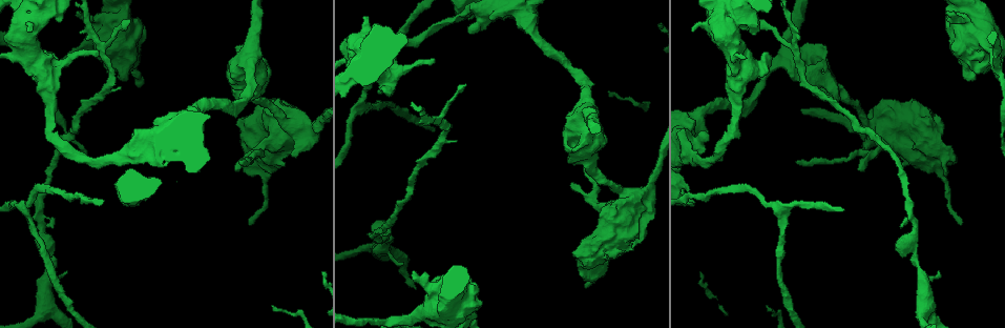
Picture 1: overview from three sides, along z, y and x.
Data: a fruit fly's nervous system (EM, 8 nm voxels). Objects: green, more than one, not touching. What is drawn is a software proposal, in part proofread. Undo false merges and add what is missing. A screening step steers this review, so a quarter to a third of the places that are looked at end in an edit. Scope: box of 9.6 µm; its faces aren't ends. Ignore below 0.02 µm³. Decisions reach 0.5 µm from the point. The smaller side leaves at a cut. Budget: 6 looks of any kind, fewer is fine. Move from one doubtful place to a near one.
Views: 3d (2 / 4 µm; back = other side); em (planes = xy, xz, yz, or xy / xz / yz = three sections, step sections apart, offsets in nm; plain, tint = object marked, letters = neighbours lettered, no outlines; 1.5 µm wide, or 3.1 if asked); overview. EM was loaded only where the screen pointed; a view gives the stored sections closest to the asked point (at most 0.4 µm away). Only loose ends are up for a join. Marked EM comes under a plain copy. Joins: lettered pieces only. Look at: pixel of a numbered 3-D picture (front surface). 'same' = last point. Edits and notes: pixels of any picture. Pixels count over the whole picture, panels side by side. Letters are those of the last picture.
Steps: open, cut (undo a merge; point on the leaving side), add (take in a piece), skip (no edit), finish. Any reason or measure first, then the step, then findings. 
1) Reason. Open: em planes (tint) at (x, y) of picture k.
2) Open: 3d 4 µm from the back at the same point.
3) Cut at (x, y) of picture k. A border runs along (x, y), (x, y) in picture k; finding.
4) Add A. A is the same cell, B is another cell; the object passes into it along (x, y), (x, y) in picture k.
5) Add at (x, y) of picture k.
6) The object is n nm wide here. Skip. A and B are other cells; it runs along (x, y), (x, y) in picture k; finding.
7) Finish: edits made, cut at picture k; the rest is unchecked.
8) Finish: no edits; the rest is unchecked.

Stops while still wide. Open: 3d 4 µm at (912, 100) of picture 1.

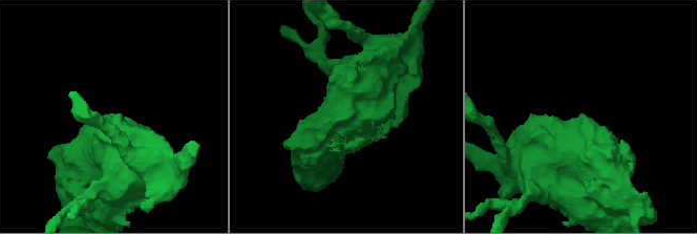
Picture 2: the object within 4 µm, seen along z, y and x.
Open: em xy step 8 (tint) at (586, 116) of picture 2.

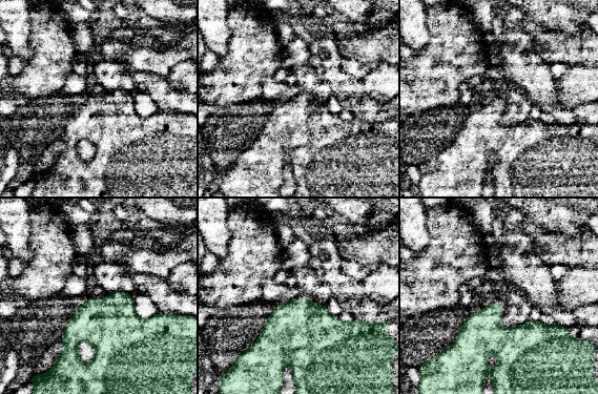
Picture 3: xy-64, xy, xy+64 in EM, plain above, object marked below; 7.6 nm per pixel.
Open: em planes (letters) at the same point.

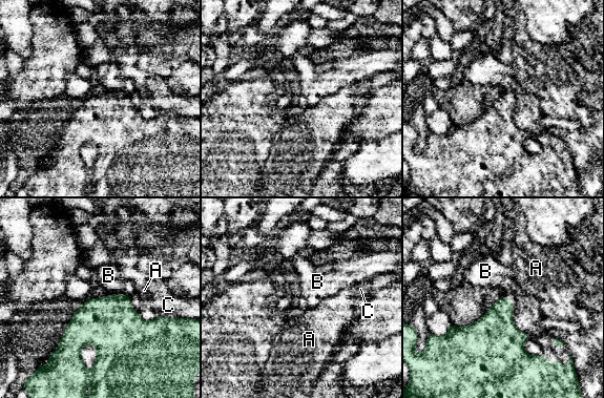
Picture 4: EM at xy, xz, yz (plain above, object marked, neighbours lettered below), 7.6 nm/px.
Skip. A, B and C are other cells; a border runs along (120, 292), (107, 295) in picture 4; none of them fits.

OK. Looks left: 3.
Branch stops here. Open: 3d 4 µm at (569, 162) of picture 1.

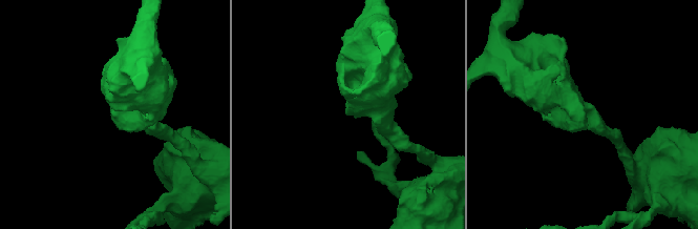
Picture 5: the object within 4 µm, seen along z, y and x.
Open: em planes (letters) at (115, 117) of picture 5.

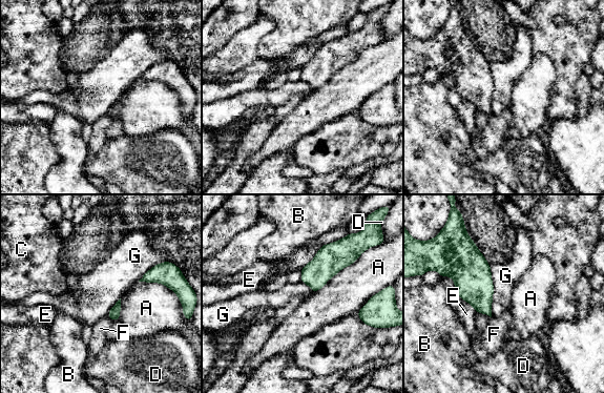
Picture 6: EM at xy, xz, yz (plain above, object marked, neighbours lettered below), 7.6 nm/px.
Skip. A, B, C, D, E, F and G are other cells; a border runs along (349, 233), (324, 244), (302, 268) in picture 6; no lettered piece goes on from it.

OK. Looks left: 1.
Thick turns thin. Open: em planes (letters) at (315, 124) of picture 1.

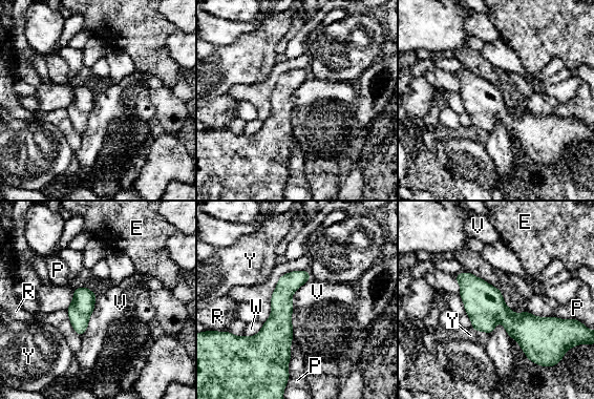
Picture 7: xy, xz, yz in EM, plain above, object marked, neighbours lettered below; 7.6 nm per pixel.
The object is 170 nm wide here; the longest contact is with P, 340 nm. Skip. E, P, R, V, W and Y are other cells; continuous, no second neuron.

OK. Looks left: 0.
Finish: no edits; the rest is unchecked.

